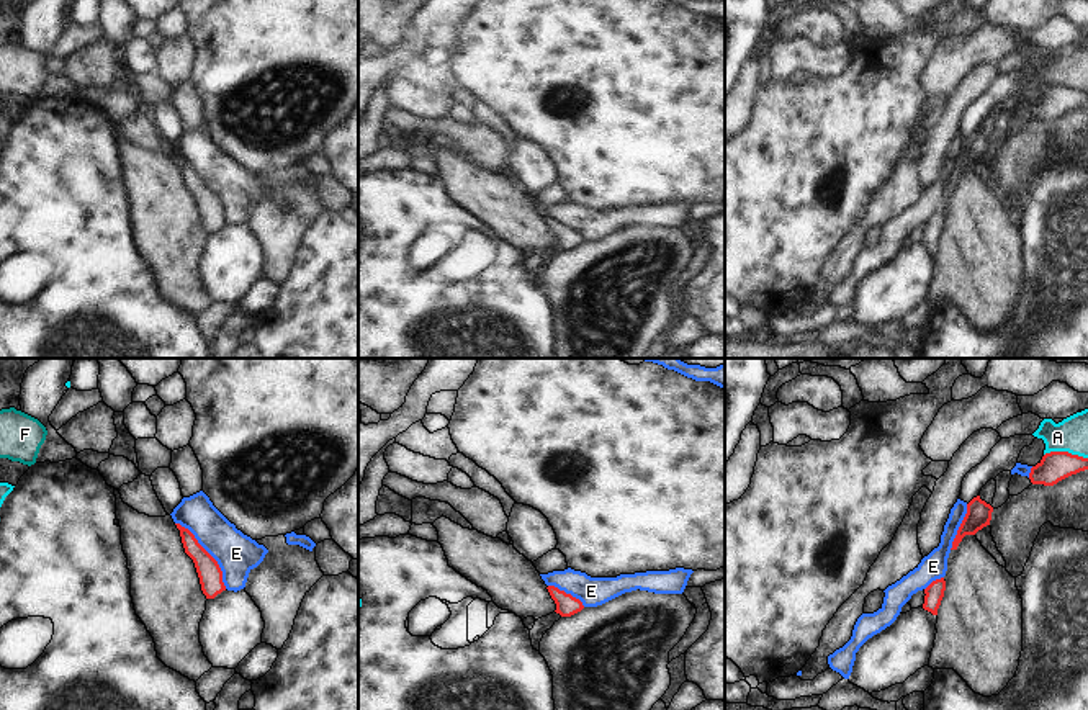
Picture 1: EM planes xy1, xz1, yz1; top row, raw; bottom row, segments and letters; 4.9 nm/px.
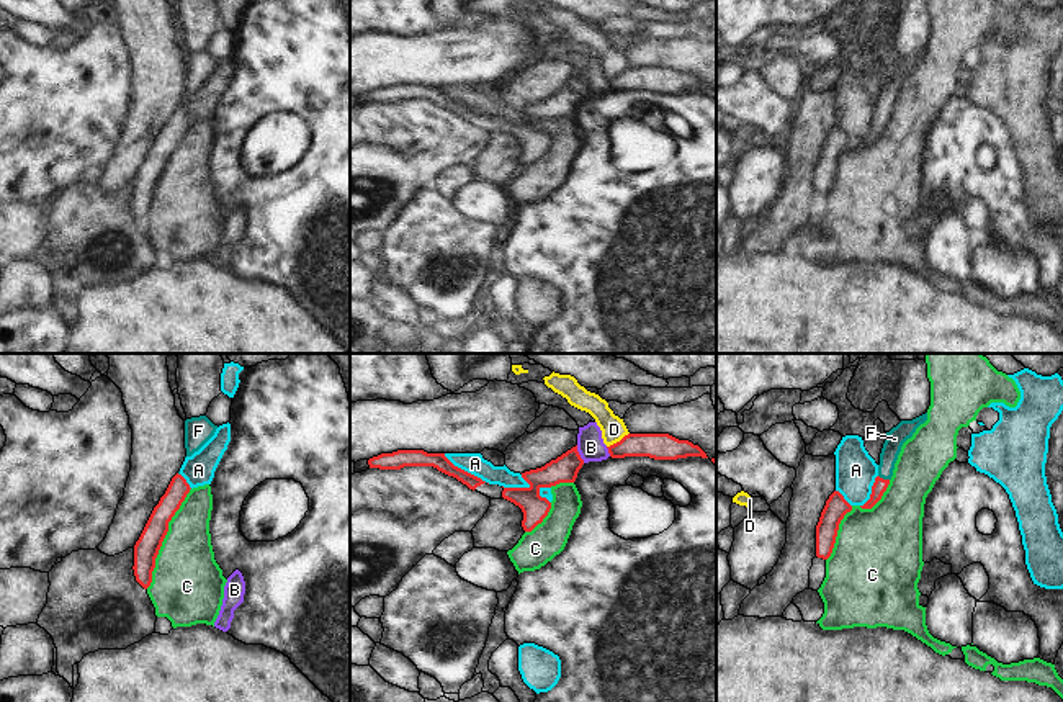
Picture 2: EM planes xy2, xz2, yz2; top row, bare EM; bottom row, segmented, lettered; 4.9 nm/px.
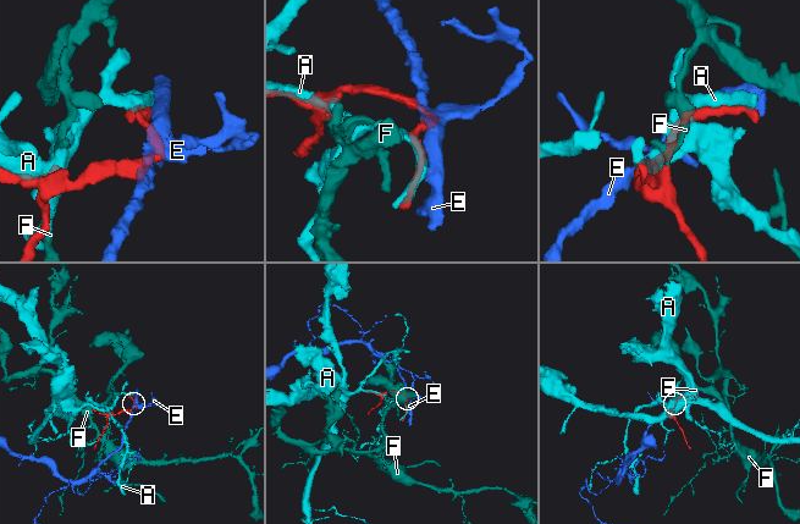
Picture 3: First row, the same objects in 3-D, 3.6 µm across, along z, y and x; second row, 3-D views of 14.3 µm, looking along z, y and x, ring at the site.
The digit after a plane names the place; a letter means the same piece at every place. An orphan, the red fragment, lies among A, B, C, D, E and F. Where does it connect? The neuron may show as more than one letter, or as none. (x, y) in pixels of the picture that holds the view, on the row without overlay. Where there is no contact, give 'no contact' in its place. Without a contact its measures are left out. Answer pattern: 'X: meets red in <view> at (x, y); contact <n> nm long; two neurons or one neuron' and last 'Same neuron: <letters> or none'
A: meets red in xz2 at (466, 105); contact 280 nm long; two neurons
B: meets red in xz2 at (578, 87); contact 100 nm long; two neurons
C: meets red in xy2 at (164, 170); contact 550 nm long; two neurons
D: meets red in xz2 at (617, 76); contact 130 nm long; two neurons
E: meets red in xy1 at (208, 187); contact 420 nm long; two neurons
F: meets red in yz2 at (882, 112); contact 60 nm long; one neuron
Same neuron: F

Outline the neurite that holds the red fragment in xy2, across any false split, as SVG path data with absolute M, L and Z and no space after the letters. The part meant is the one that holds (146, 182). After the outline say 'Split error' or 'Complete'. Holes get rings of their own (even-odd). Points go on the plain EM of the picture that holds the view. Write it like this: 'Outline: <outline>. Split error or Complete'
Outline: M175 108L160 131L159 137L154 141L139 173L134 178L134 209L136 214L147 223L152 216L152 205L155 201L155 191L162 180L162 175L168 165L168 155L180 142L186 128L190 126L190 118L182 108Z. Complete.

